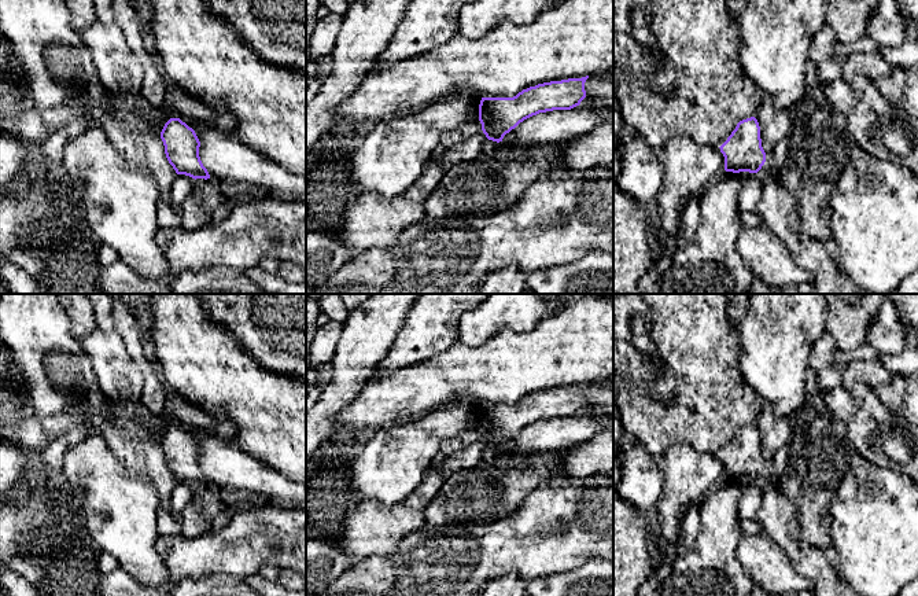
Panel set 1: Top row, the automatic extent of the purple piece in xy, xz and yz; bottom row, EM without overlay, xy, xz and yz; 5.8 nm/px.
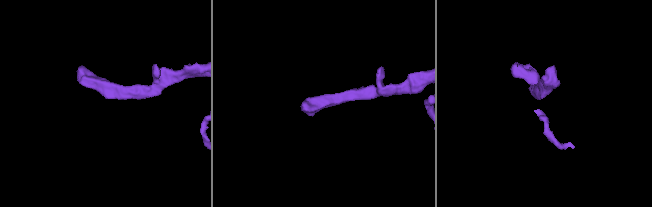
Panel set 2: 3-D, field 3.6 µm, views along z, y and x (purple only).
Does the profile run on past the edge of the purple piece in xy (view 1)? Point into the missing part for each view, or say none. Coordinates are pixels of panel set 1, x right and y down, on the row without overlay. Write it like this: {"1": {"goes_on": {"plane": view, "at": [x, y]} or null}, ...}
{"1": {"goes_on": null}}

